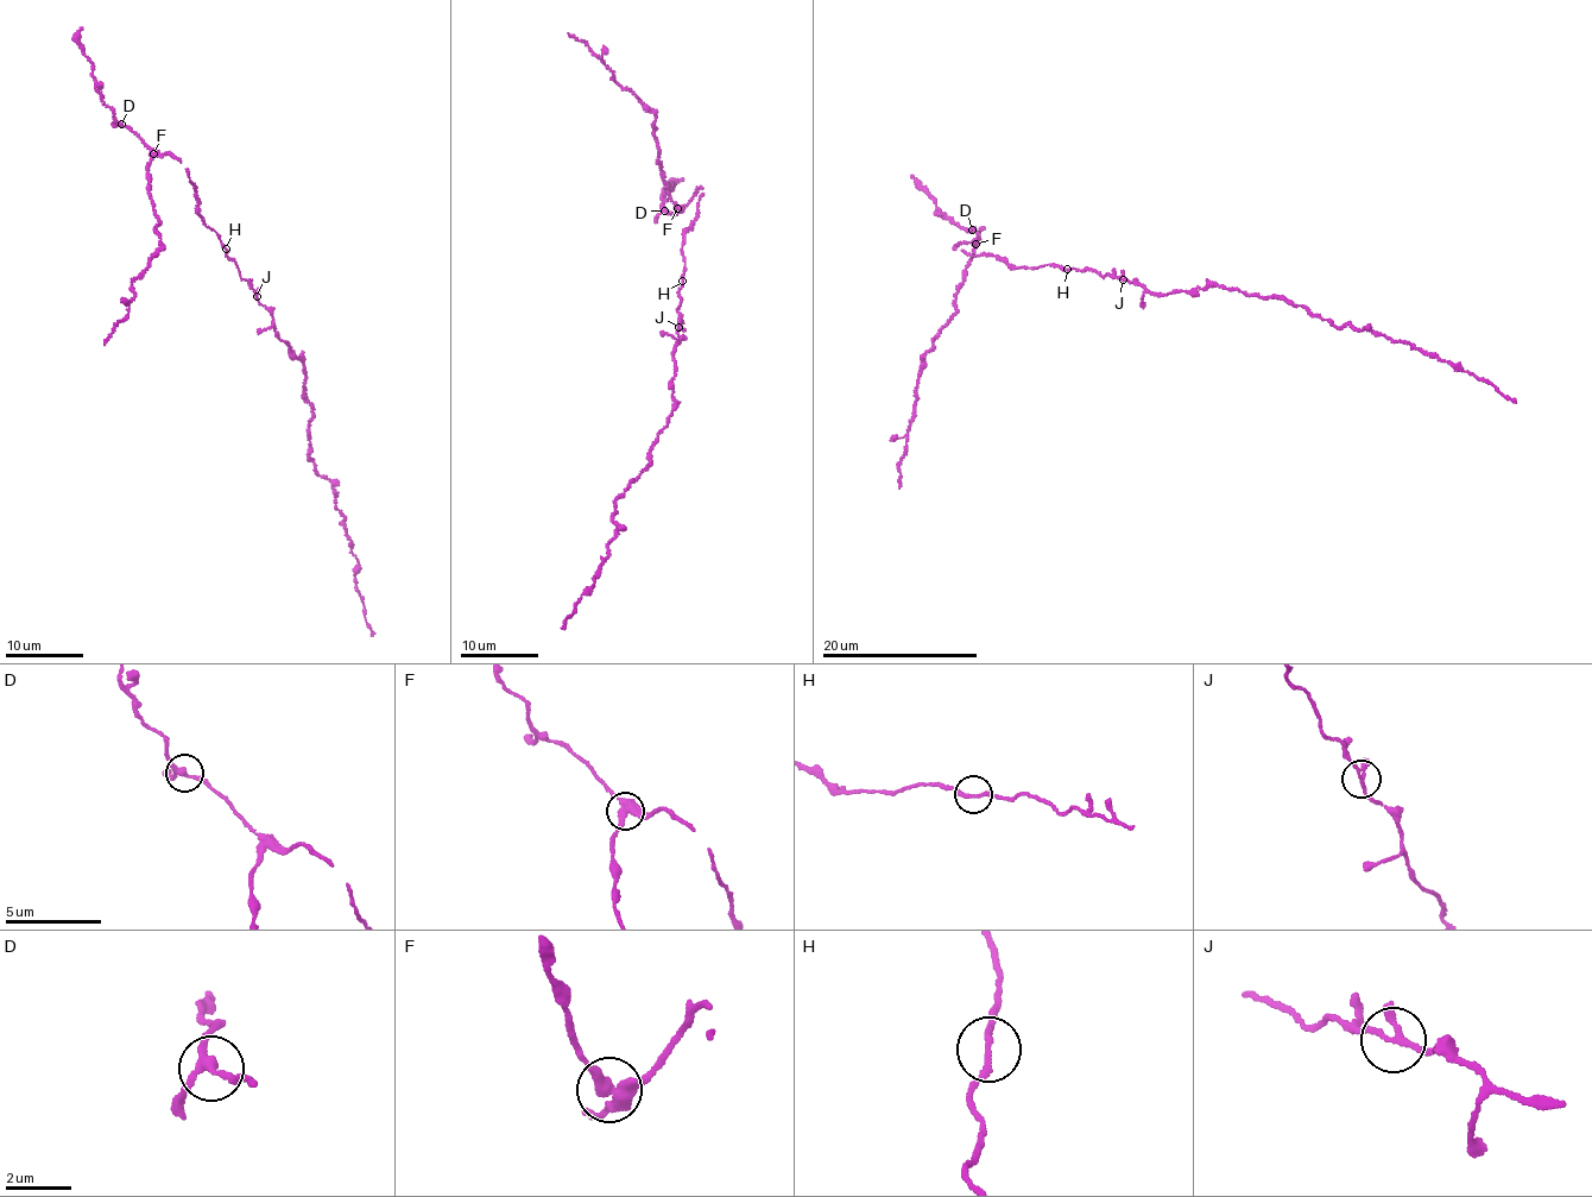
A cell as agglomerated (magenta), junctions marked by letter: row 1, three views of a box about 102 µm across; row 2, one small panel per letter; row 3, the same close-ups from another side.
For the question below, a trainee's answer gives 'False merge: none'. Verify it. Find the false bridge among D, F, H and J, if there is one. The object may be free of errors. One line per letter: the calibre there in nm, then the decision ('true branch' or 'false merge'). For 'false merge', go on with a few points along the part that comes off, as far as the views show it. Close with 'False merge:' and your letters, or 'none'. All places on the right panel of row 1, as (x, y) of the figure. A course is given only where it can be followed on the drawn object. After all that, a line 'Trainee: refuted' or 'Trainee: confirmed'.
D: 220 nm thick; true branch
F: 380 nm thick; false merge; foreign part runs (975, 244), (964, 284), (956, 293), (955, 315), (934, 339), (933, 350), (923, 358), (899, 466), (899, 489)
H: 180 nm thick; true branch
J: 200 nm thick; true branch
False merge: F
Trainee: refuted

